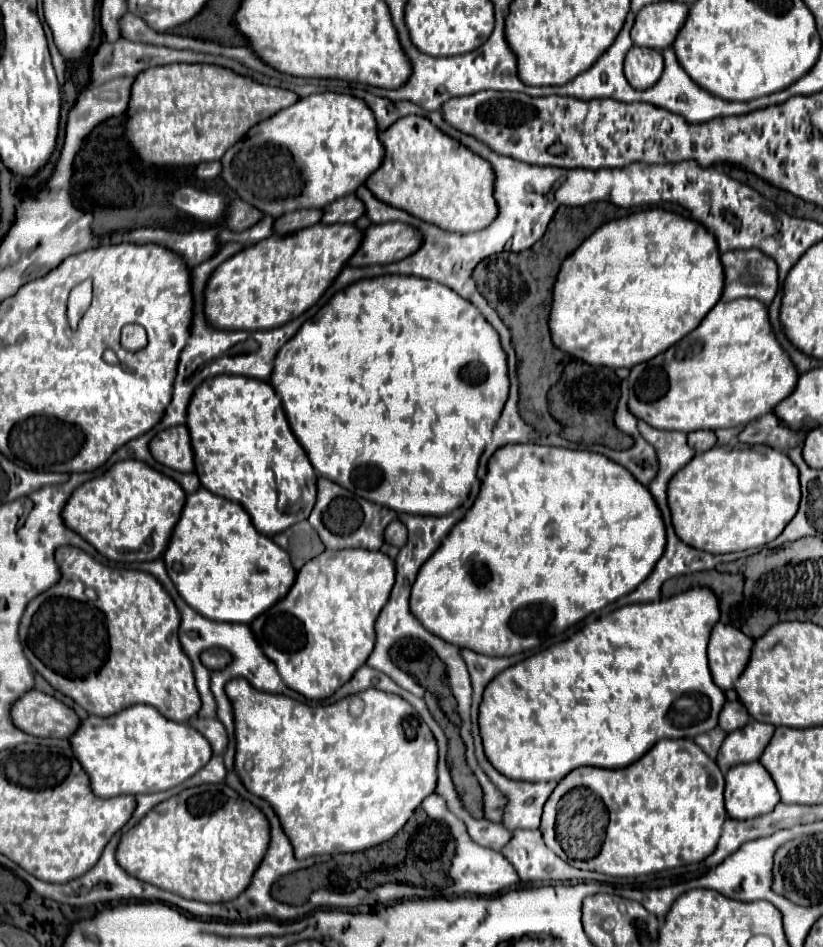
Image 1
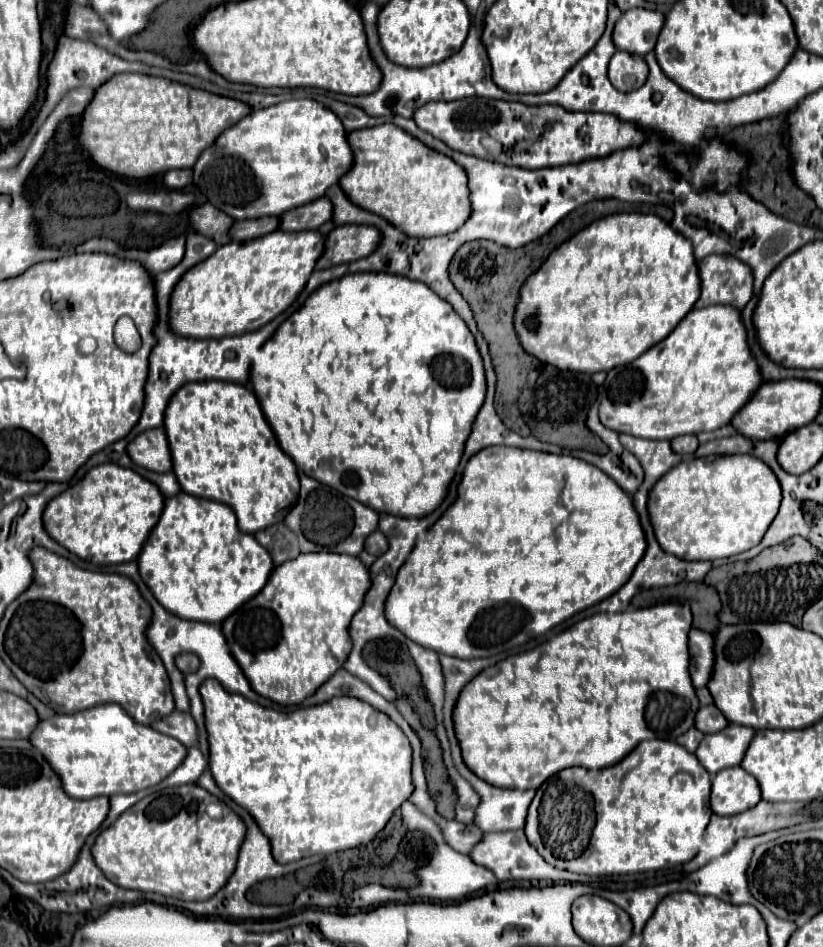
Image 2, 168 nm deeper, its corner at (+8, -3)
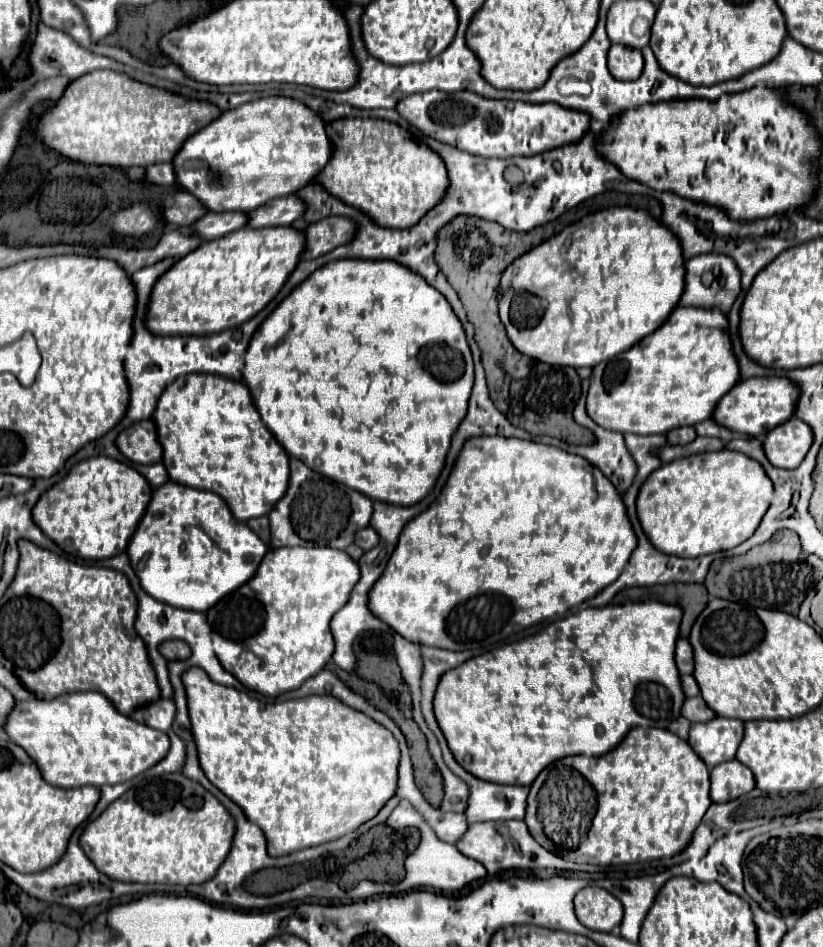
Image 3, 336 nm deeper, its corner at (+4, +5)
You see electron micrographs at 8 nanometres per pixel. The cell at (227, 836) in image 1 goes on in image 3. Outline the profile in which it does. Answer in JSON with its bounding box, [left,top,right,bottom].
[80,772,236,884]

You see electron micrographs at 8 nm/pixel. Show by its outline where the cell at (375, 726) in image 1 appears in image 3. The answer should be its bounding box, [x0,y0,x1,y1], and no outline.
[182,666,400,856]

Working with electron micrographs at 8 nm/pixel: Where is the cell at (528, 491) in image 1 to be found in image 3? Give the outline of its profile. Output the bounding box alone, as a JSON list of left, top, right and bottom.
[370,436,636,650]

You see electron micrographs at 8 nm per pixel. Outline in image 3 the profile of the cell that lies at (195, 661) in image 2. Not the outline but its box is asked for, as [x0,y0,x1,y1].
[158,640,190,660]

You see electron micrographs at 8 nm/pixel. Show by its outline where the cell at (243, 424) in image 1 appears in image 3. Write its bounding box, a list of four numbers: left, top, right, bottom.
[152,374,290,522]

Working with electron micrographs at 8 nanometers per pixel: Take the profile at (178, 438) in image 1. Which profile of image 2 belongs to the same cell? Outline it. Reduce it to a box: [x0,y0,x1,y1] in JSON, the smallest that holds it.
[128,428,172,472]

